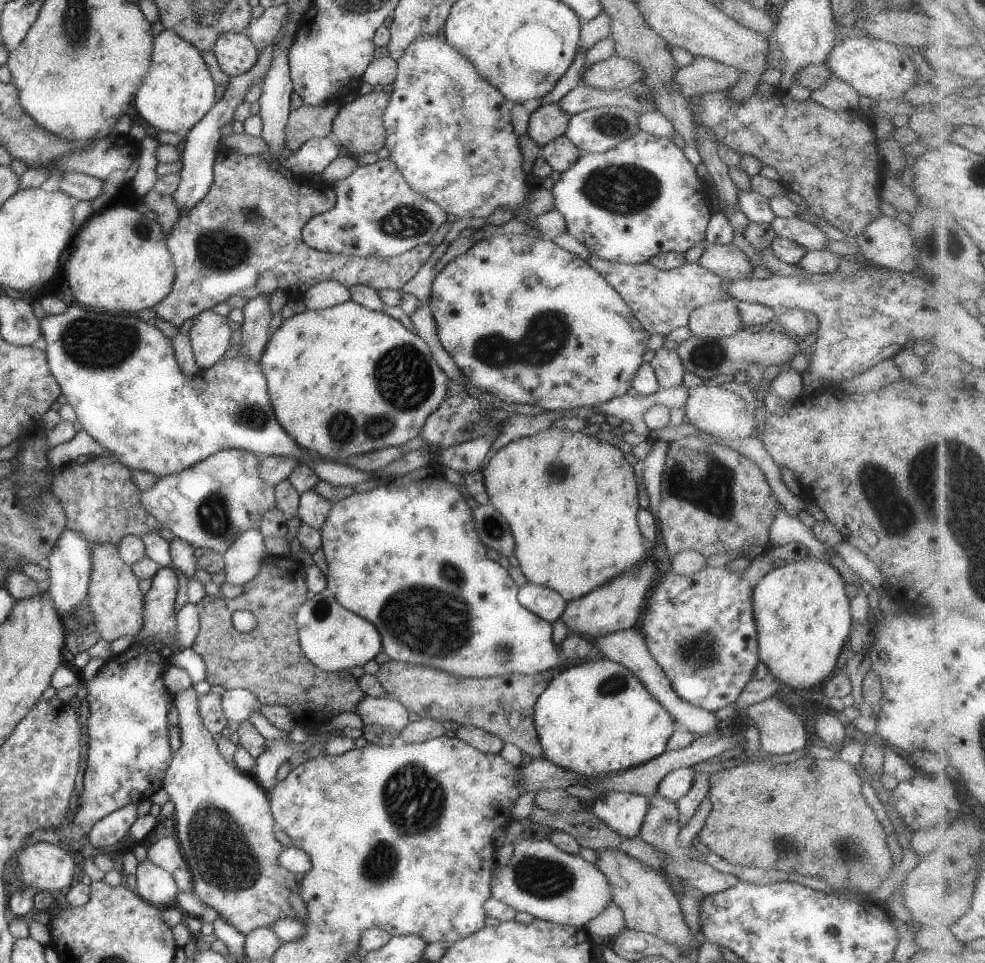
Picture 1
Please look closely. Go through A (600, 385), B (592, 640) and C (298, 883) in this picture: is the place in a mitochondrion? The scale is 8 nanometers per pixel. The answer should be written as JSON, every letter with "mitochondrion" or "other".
{"A":"other","B":"other","C":"other"}

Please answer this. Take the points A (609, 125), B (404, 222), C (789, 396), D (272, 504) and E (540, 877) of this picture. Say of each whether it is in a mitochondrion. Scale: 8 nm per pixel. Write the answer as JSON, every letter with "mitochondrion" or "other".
{"A":"mitochondrion","B":"mitochondrion","C":"other","D":"other","E":"mitochondrion"}

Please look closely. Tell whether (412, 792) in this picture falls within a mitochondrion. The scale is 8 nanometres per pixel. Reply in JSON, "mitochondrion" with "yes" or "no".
{"mitochondrion":"yes"}

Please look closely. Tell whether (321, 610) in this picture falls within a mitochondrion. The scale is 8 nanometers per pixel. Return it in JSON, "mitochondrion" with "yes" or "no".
{"mitochondrion":"yes"}

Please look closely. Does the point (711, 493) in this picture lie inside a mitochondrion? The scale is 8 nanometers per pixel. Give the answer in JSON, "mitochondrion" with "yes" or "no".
{"mitochondrion":"yes"}

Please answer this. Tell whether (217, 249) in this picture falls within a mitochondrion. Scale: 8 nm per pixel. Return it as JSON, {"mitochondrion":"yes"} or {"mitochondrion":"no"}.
{"mitochondrion":"yes"}

